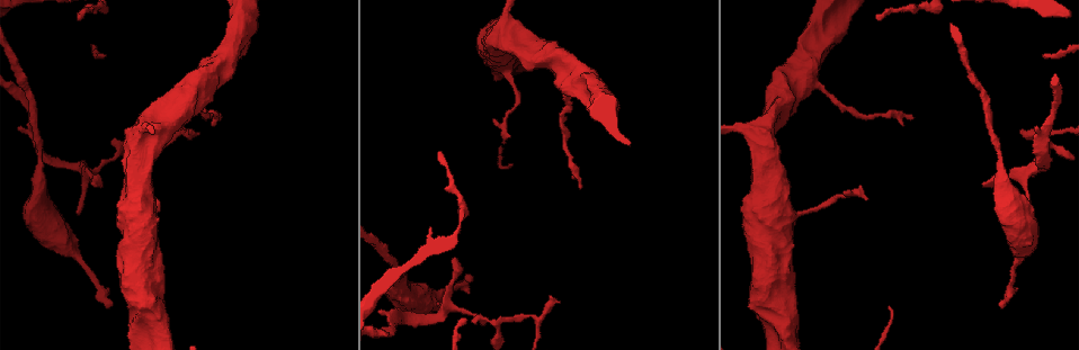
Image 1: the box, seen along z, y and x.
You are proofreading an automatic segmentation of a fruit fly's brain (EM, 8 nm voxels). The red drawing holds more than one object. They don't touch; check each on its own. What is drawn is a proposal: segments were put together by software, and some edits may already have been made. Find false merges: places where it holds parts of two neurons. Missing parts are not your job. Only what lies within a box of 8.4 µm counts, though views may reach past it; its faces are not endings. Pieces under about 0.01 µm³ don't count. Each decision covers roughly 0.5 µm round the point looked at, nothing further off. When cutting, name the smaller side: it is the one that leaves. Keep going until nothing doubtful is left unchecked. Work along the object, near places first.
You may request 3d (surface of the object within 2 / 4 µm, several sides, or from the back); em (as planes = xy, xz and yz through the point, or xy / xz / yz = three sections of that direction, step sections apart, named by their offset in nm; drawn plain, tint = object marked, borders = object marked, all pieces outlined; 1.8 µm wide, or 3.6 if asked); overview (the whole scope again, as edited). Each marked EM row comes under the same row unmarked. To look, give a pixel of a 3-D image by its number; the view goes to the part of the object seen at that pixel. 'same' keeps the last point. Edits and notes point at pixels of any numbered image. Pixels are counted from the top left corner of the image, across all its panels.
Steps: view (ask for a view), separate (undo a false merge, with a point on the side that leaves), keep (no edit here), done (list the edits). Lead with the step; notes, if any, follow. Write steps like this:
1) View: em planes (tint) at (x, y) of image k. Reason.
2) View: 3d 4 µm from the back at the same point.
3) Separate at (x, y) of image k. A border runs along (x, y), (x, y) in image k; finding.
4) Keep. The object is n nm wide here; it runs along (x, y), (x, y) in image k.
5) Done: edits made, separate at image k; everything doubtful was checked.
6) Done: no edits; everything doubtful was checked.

View: em planes (tint) at (535, 321) of image 1. A fork.

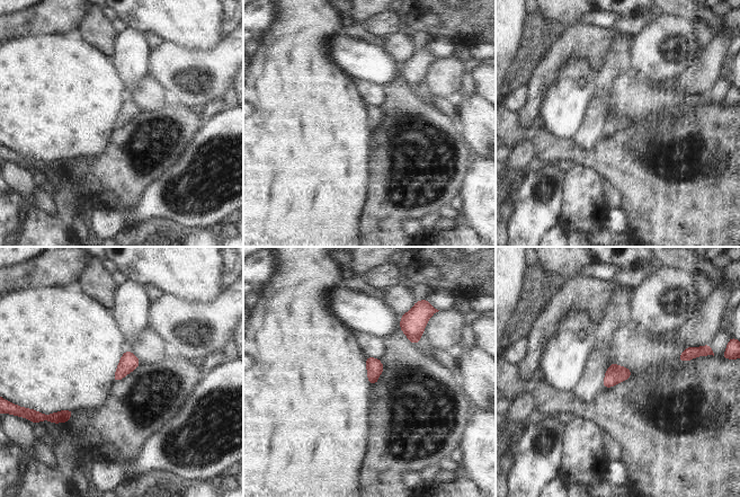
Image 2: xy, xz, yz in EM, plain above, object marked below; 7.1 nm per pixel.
Keep. All the same neuron.

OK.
View: 3d 2 µm at (89, 170) of image 1. A narrow waist.

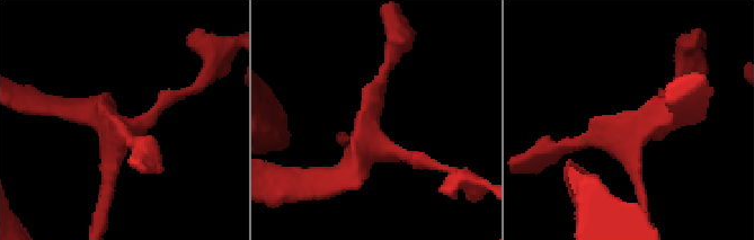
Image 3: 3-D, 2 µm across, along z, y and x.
View: em xy step 16 (tint) at (121, 125) of image 3.

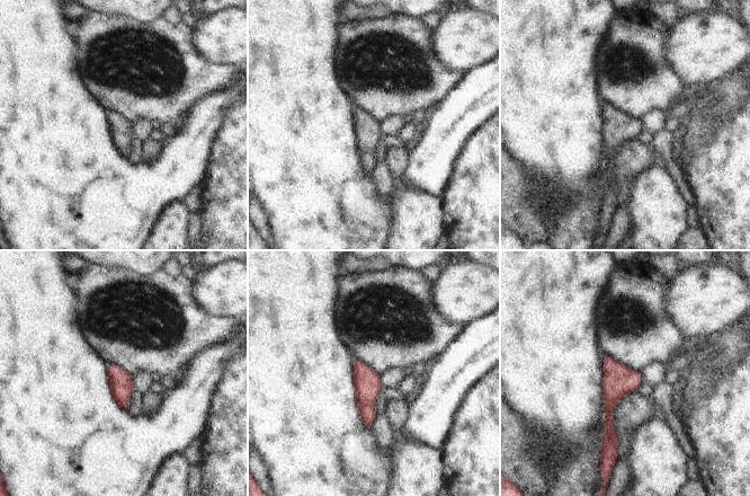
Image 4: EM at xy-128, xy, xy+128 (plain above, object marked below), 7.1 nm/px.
View: em planes (tint) at the same point. Cut it another way.

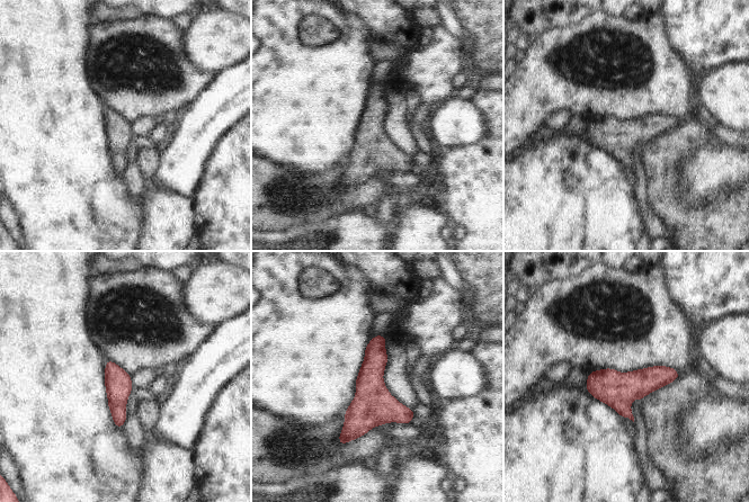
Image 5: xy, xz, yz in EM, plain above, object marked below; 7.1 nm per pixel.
Keep. It runs along (380, 338), (371, 406), (345, 436) in image 5; one neuron here.

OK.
View: 3d 2 µm from the back at (1052, 143) of image 1. Abrupt turn.

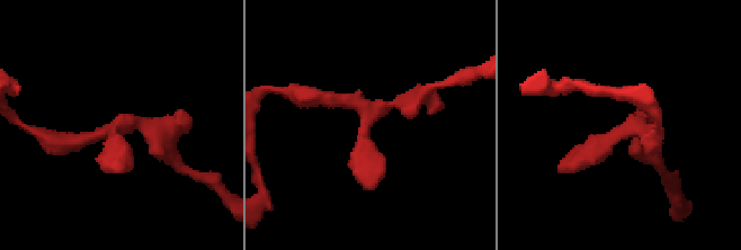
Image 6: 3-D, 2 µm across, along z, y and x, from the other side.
View: em xy step 8 (tint) at (637, 121) of image 6.

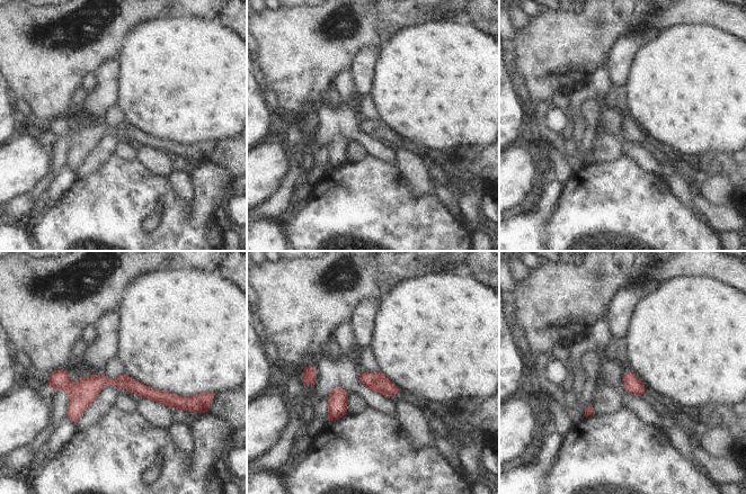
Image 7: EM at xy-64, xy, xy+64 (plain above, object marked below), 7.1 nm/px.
View: em yz step 8 (tint) at the same point.

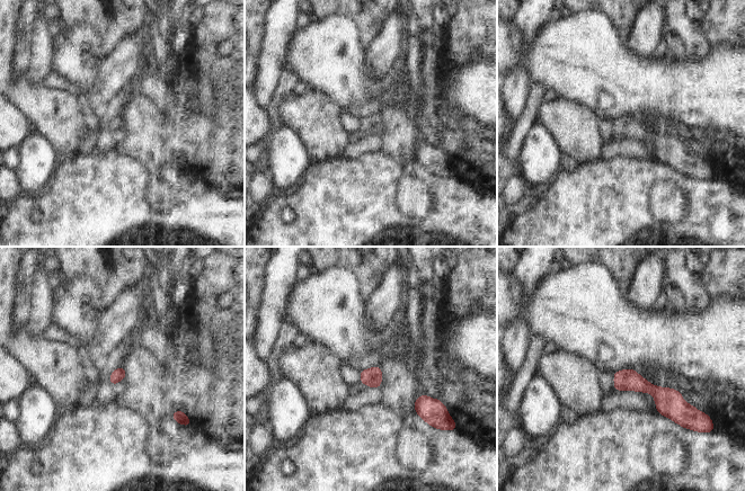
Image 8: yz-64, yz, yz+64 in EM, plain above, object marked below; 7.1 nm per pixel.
Keep. The object is 90 nm wide here; it runs along (617, 375), (653, 389), (681, 407) in image 8; continuous, no second neuron.

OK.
View: em 3.6 µm xy step 8 (borders) at (507, 36) of image 1. Thick turns thin.

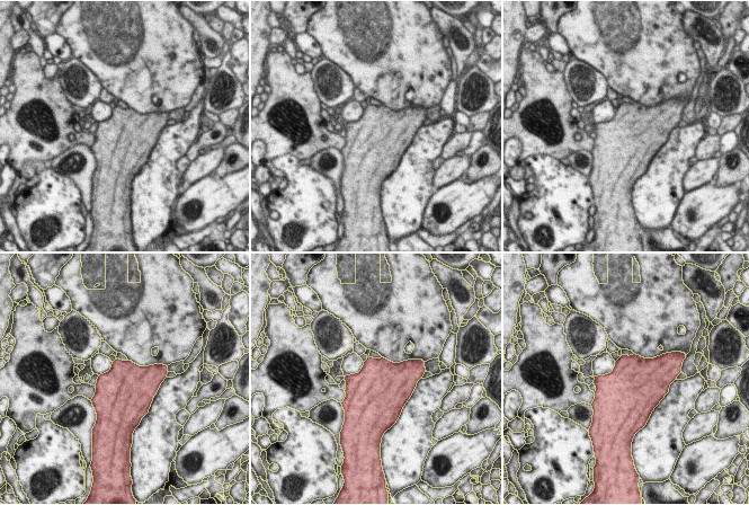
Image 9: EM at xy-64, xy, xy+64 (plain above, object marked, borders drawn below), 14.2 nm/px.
Keep. The object is 700 nm wide here; one neuron here.

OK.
Done: no edits; everything doubtful was checked.

